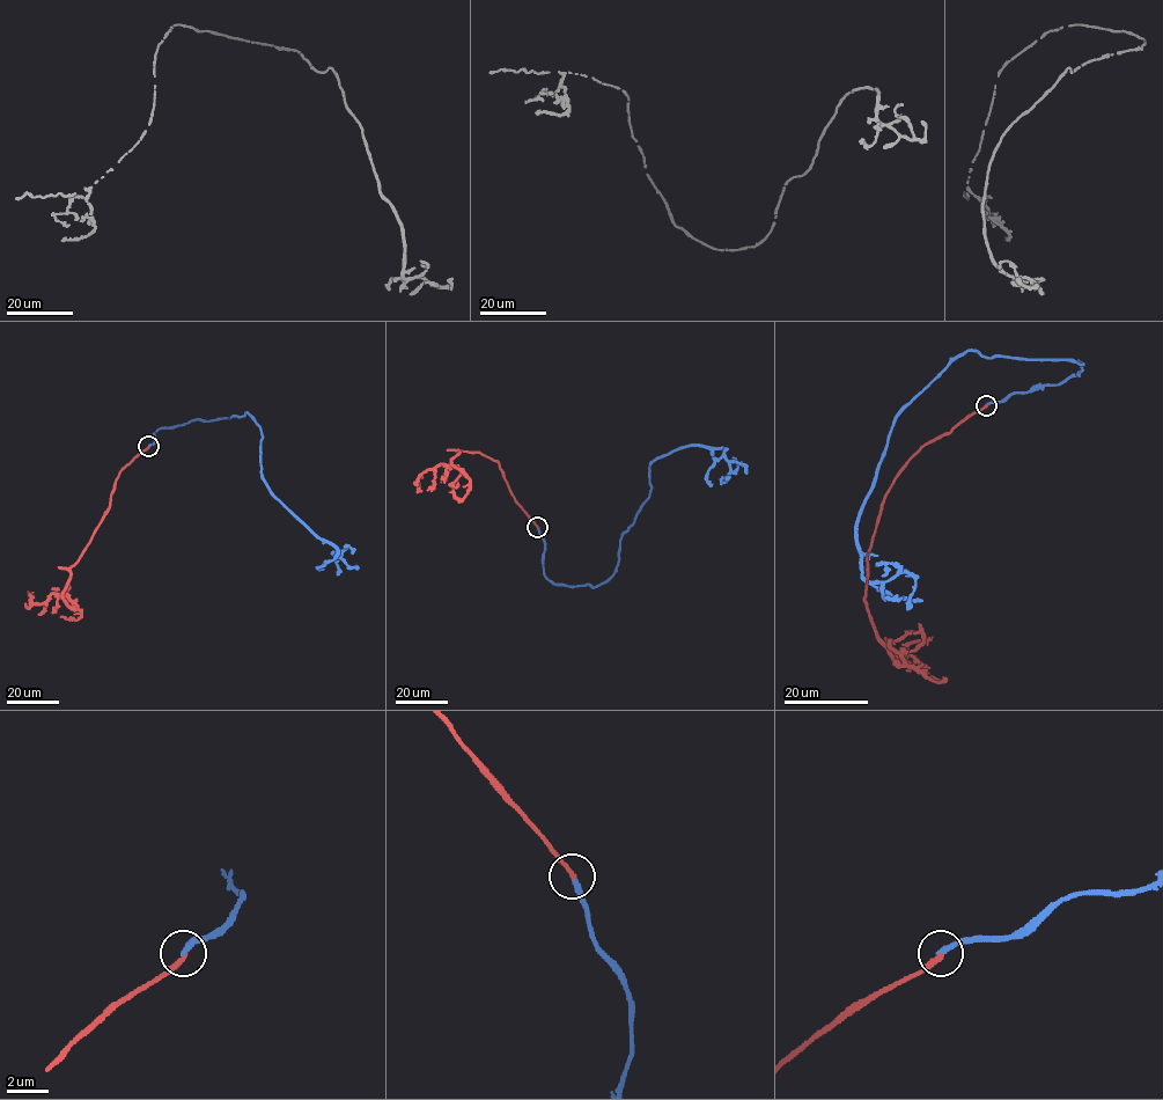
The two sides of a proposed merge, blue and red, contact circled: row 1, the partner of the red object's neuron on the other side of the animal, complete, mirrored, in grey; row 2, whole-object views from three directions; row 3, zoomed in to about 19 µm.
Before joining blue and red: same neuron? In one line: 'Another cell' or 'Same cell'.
Another cell

